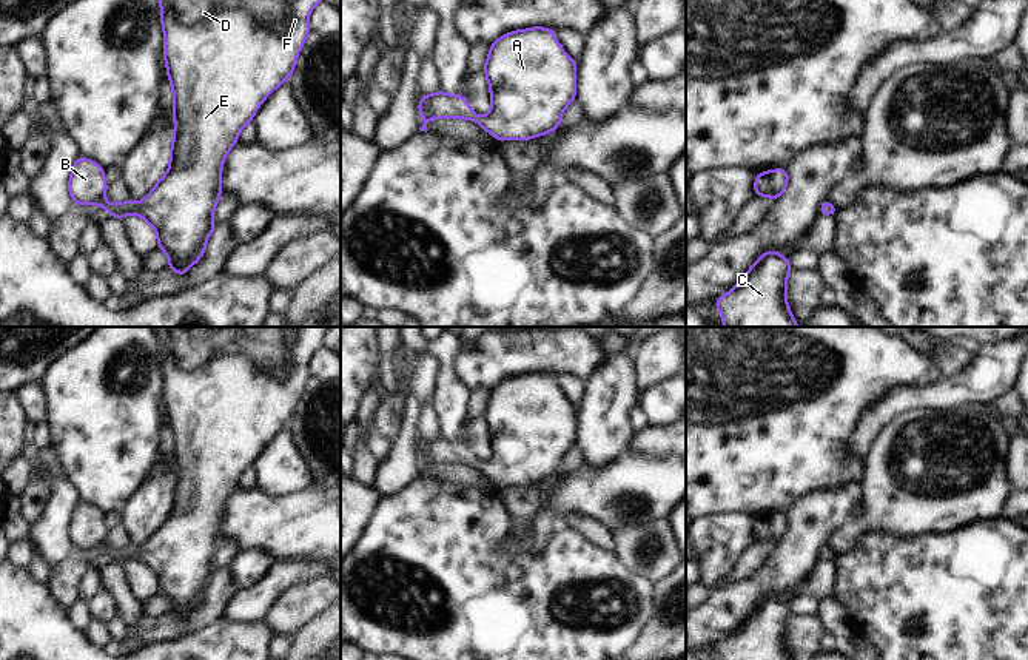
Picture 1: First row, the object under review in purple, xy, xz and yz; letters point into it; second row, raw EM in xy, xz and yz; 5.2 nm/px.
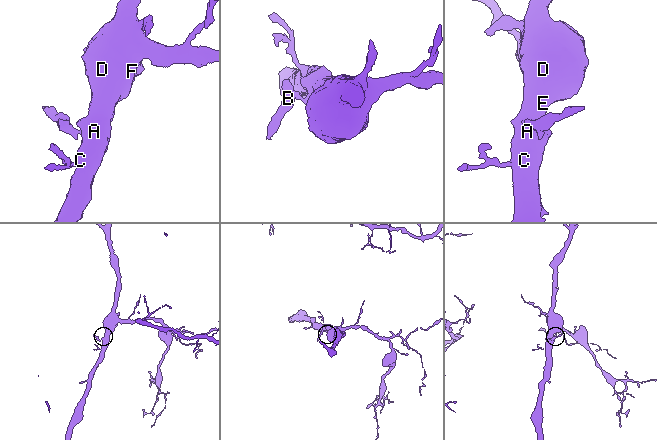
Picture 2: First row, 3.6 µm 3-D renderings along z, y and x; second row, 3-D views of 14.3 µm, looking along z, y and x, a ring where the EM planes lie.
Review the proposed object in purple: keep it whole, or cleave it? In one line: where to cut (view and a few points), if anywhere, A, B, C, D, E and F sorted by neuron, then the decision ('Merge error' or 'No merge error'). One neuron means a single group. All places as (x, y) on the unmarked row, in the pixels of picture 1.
No split. Groups: A B C D E F. No merge error

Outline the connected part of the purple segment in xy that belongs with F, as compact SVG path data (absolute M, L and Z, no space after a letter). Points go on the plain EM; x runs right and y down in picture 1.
M153 327L163 373L163 404L166 421L173 432L174 480L170 495L170 512L148 541L136 549L105 546L108 529L105 514L94 506L79 501L74 507L68 537L77 551L97 549L113 563L122 566L126 560L143 563L157 580L160 594L171 608L166 615L177 617L182 623L186 614L196 611L207 595L207 586L216 575L213 558L222 540L222 512L228 497L237 489L239 478L250 469L260 449L296 413L305 382L311 378L308 361L324 345L330 327Z

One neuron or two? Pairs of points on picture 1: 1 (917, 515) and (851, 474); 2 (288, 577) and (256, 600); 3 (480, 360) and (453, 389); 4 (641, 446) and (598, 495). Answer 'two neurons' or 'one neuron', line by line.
1: two neurons
2: one neuron
3: two neurons
4: two neurons

